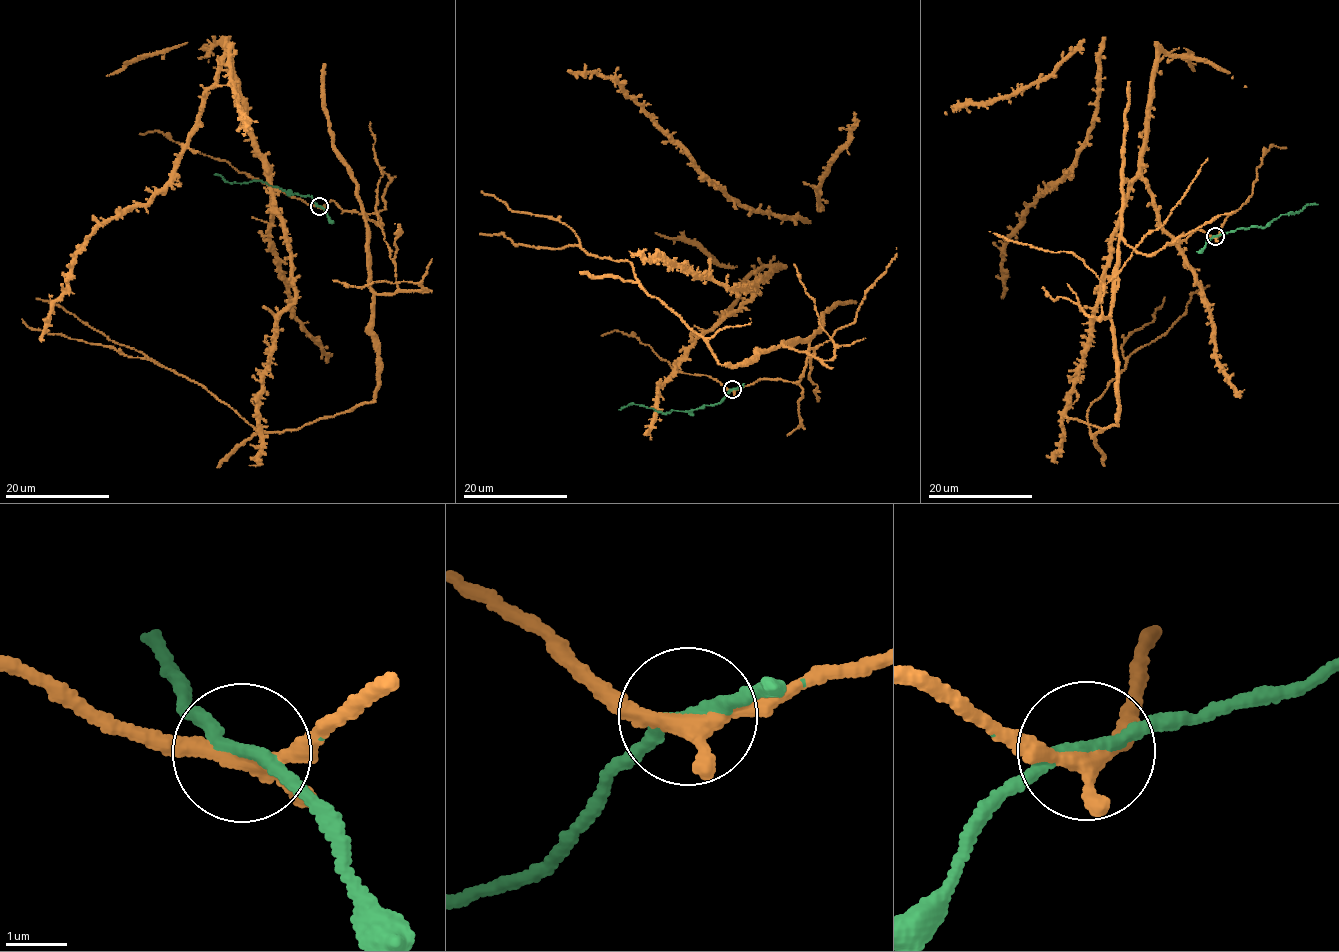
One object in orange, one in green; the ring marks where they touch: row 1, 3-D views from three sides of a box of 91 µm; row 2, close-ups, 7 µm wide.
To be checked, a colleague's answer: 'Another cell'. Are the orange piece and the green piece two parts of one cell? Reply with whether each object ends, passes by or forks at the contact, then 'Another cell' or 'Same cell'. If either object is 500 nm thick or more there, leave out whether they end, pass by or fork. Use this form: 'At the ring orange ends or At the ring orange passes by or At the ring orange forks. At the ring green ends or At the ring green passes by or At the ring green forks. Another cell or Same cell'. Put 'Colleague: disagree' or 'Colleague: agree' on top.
Colleague: disagree
At the ring orange forks. At the ring green passes by. Same cell

